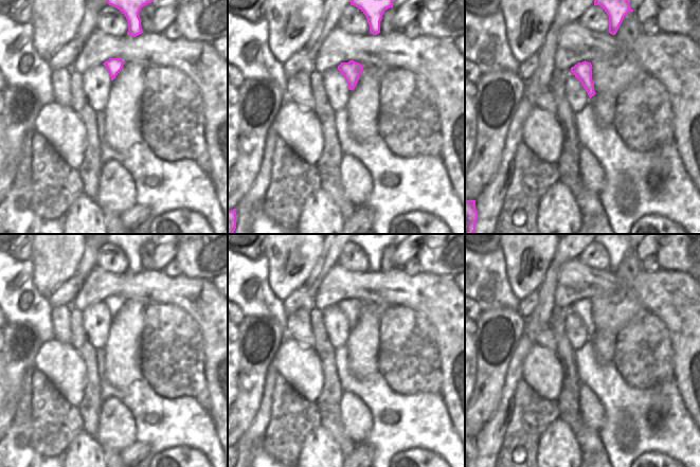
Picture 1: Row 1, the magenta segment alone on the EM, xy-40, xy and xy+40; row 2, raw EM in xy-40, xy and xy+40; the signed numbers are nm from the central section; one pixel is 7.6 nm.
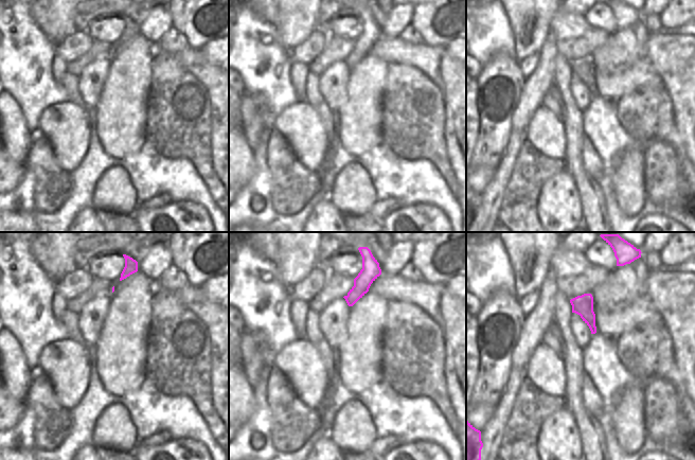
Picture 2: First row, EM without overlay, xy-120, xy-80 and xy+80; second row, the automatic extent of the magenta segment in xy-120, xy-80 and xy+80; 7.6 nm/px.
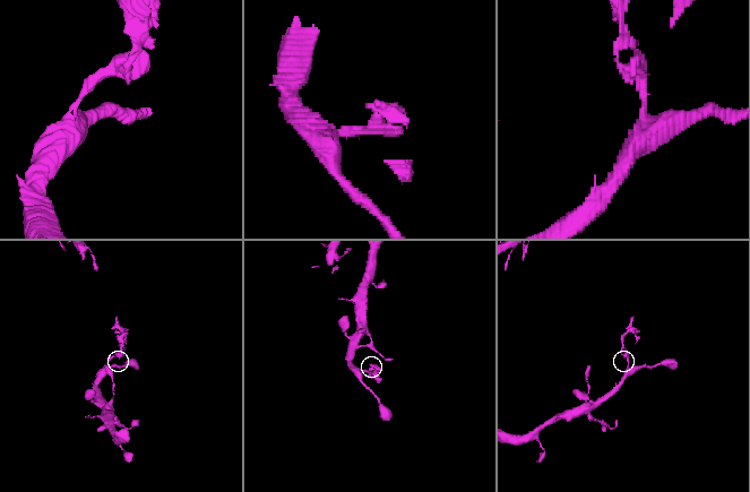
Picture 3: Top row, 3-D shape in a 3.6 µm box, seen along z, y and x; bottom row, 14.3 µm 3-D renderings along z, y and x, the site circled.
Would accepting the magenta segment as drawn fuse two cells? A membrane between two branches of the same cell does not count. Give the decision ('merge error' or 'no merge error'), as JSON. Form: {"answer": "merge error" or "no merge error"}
{"answer": "merge error"}

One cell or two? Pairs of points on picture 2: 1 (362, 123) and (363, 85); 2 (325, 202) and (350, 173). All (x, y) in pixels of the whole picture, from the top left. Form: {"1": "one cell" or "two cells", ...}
{"1": "one cell", "2": "two cells"}

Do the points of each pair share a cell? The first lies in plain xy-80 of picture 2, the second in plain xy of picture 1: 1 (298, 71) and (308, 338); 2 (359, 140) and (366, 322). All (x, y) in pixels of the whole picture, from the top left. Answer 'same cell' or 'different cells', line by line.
1: same cell
2: same cell

